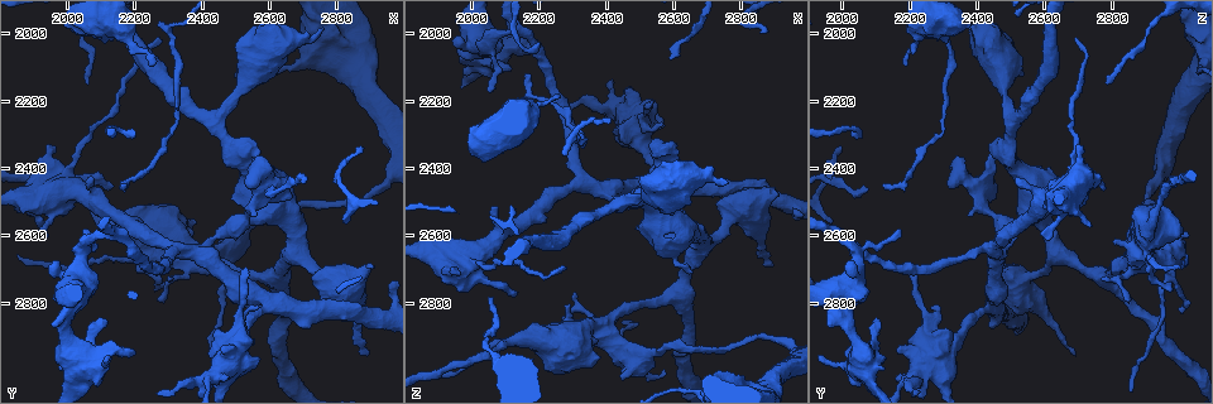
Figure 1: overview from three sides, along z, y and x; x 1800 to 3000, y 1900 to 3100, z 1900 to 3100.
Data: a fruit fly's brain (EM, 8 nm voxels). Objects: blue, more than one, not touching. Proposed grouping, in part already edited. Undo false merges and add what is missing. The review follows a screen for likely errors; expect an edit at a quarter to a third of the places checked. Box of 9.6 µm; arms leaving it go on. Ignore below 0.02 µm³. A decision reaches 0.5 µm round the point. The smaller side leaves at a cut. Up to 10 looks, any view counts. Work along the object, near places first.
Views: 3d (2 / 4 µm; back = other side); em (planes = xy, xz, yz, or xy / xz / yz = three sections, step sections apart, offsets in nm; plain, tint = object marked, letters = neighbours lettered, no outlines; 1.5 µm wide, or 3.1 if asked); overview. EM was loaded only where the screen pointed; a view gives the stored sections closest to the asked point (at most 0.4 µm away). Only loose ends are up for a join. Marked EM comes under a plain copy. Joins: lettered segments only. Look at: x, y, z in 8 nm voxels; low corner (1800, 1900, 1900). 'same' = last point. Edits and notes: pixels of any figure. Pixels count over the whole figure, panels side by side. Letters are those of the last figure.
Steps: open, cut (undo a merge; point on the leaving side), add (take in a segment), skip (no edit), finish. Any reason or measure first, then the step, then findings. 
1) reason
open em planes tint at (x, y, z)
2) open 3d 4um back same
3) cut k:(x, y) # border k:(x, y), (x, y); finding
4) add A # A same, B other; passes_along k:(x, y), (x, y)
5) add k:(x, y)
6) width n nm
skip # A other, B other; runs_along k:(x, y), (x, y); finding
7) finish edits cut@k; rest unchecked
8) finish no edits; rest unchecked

an open end
open em xy step 4 tint at (2900, 2680, 2470)

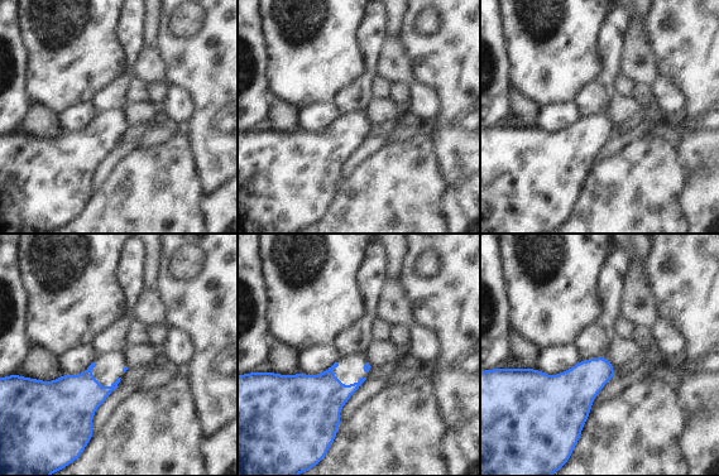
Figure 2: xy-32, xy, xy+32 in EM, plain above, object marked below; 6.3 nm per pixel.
cut it another way
open em yz step 8 letters same

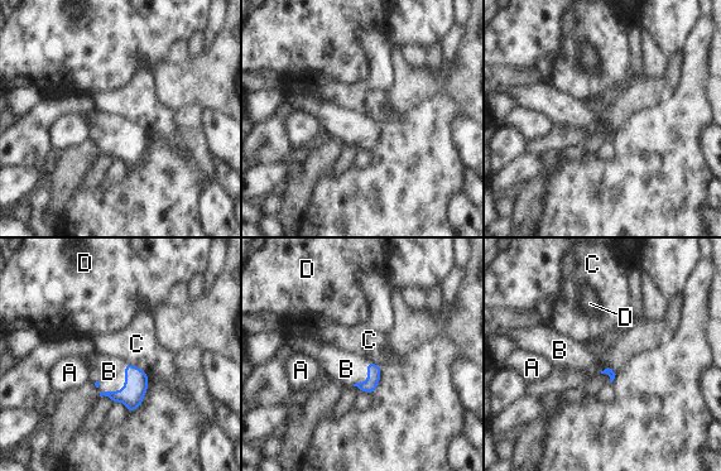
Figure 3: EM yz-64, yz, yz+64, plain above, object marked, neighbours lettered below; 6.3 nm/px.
longest_contact B 260 nm
add B # A other, B same, C other, D other; passes_along 3:(137, 381), (124, 385), (109, 371); it goes on there

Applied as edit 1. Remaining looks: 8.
open overview

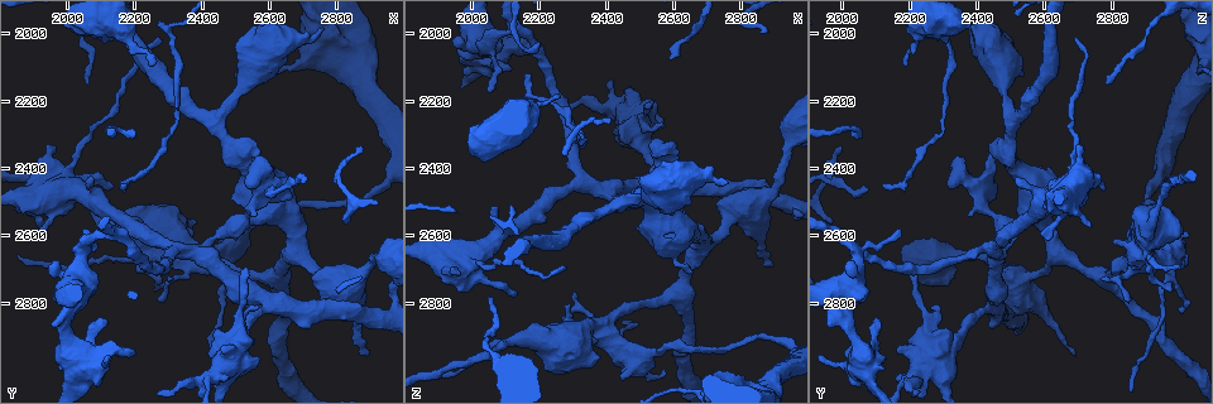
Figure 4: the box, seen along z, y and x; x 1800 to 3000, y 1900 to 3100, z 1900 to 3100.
free end
open em planes letters at (2540, 2700, 2220)

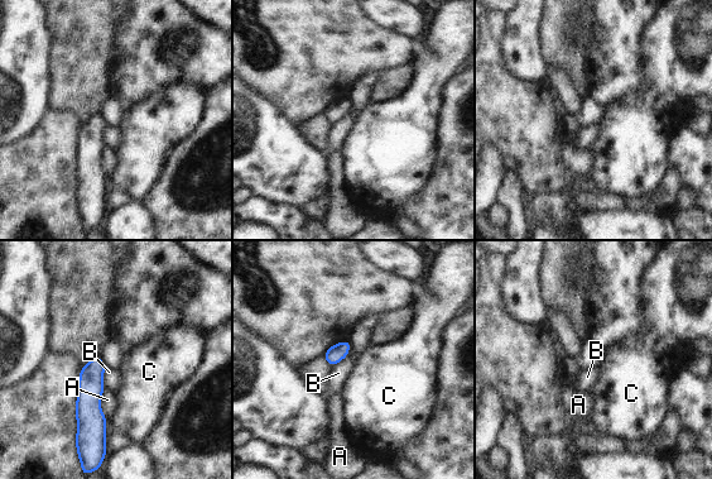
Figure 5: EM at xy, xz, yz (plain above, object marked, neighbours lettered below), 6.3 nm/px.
skip # A other, B other, C other; border 5:(106, 369), (102, 377), (104, 387); no lettered segment goes on from it

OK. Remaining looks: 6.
tapers out
open em planes tint at (2900, 2950, 2690)

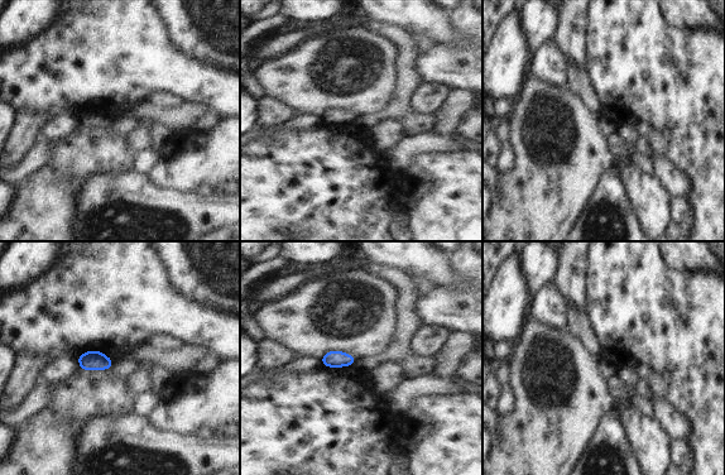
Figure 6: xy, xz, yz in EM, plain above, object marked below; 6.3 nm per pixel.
what lies round it
open em planes letters same

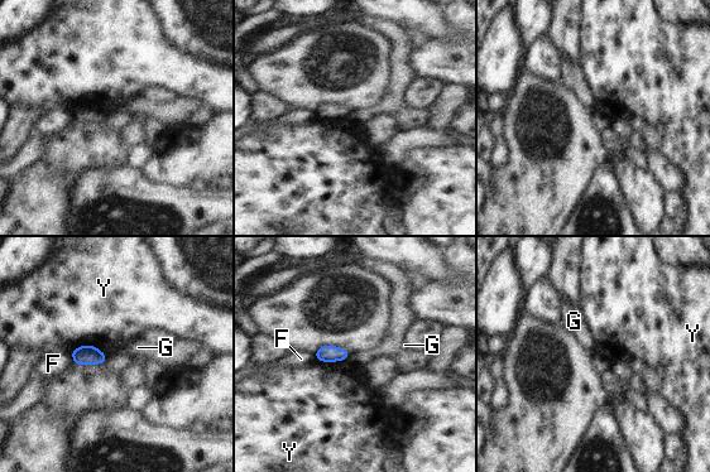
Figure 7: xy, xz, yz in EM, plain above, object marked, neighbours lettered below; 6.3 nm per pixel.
width 110 nm; longest_contact Y 240 nm
skip # F other, G other, Y other; no lettered segment goes on from it

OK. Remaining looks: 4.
an open end
open em planes letters at (2160, 2440, 2120)

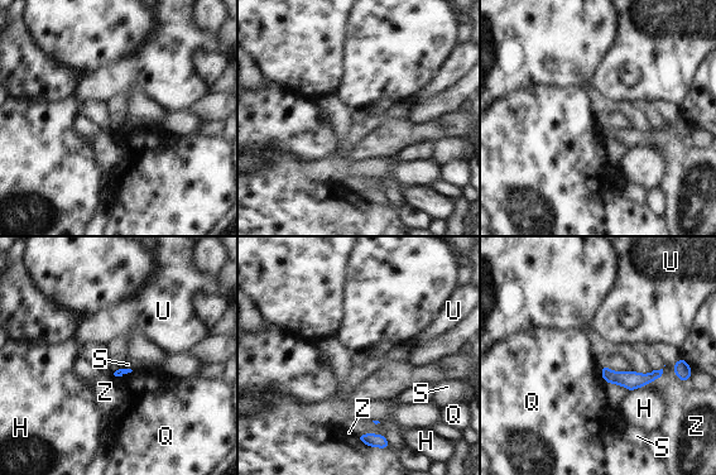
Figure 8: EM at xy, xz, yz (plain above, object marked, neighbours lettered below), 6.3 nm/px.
skip # H other, Q other, S other, U other, Z other; runs_along 8:(604, 372), (616, 378), (658, 373); no lettered segment goes on from it

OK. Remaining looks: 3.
finish edits add@3; rest unchecked

